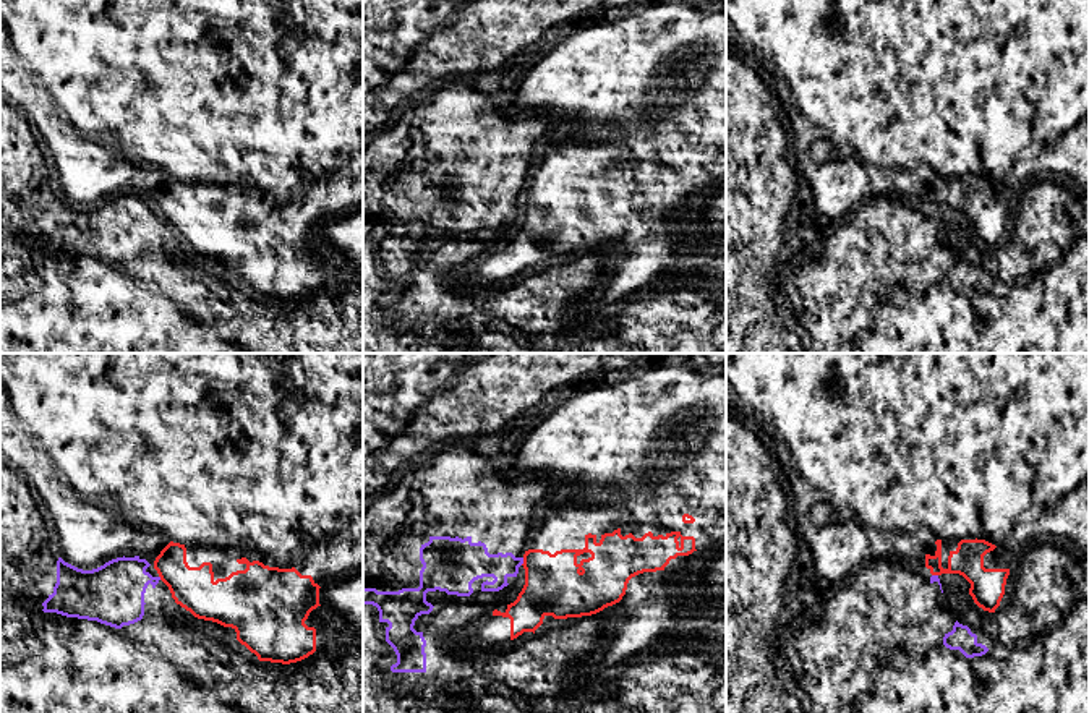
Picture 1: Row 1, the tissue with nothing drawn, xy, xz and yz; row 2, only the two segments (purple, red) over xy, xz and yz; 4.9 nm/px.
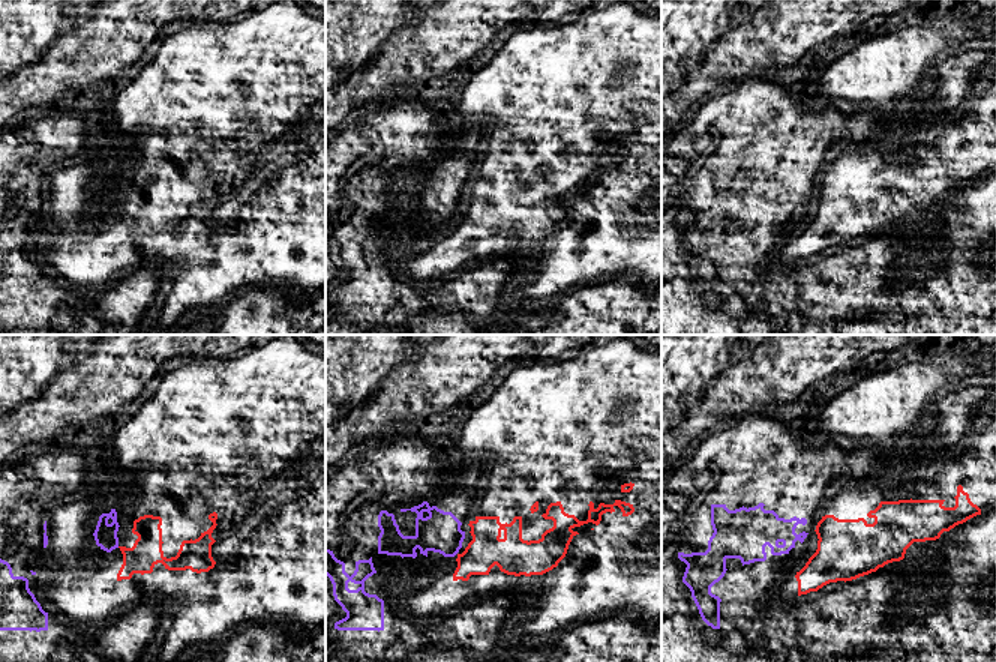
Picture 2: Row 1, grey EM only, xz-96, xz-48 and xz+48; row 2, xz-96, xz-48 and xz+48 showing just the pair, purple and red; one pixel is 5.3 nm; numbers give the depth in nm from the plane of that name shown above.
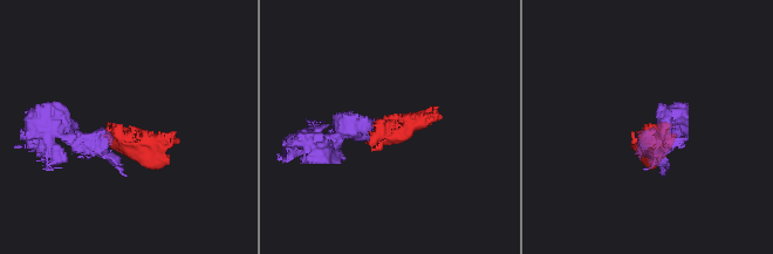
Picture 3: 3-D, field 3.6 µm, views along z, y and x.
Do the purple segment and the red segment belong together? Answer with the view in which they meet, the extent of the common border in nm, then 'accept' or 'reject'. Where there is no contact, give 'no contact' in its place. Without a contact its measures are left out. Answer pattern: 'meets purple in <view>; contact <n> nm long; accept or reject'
meets purple in xz; contact 40 nm long; reject

